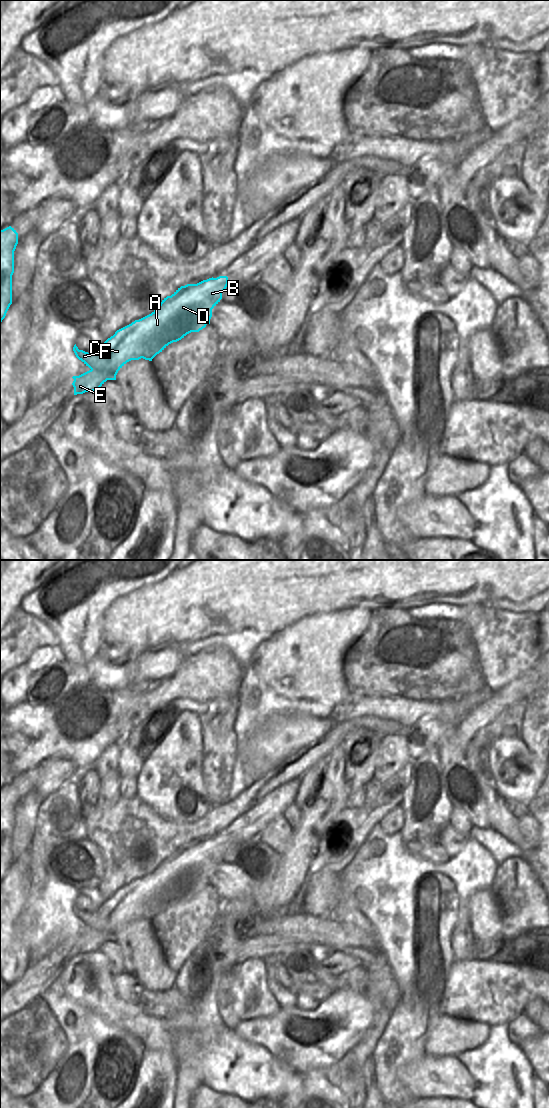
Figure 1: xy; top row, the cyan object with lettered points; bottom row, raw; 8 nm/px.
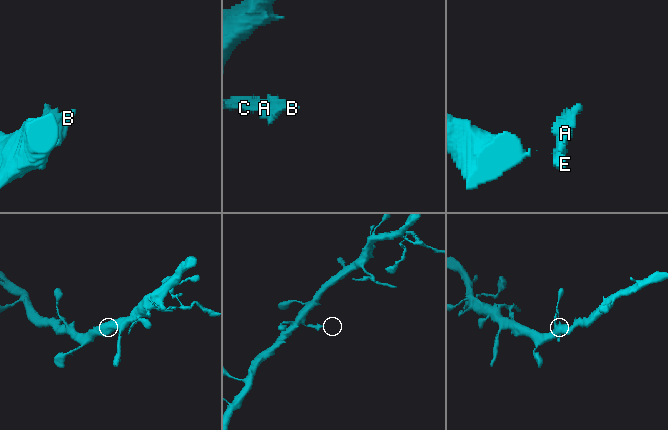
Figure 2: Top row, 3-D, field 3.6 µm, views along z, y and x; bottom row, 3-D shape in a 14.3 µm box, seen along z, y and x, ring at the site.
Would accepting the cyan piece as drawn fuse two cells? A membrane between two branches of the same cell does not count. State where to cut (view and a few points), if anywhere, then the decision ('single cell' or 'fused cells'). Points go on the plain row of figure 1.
xy (96, 910), (101, 917), (106, 917), (114, 925), (110, 930) | fused cells

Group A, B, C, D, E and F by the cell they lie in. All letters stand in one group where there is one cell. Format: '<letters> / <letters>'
A B C D E / F

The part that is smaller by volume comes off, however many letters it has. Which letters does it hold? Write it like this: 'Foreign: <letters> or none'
Foreign: A, B, C, D, E

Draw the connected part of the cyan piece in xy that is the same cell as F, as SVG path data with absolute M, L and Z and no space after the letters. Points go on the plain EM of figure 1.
M76 904L73 907L76 917L92 930L111 930L115 925L107 918L101 918L98 911L90 914L79 910Z

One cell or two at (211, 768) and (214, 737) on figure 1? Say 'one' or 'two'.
one

